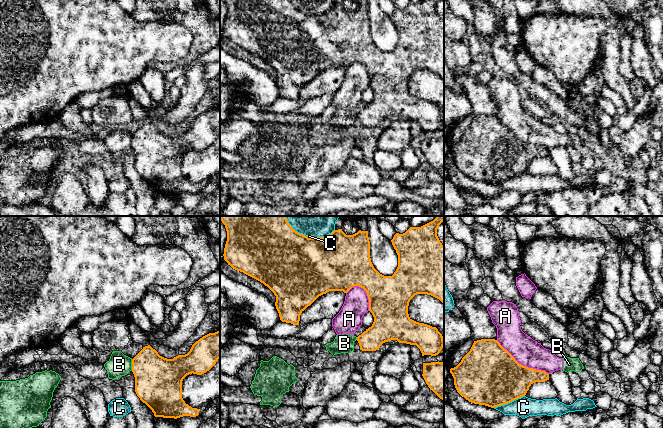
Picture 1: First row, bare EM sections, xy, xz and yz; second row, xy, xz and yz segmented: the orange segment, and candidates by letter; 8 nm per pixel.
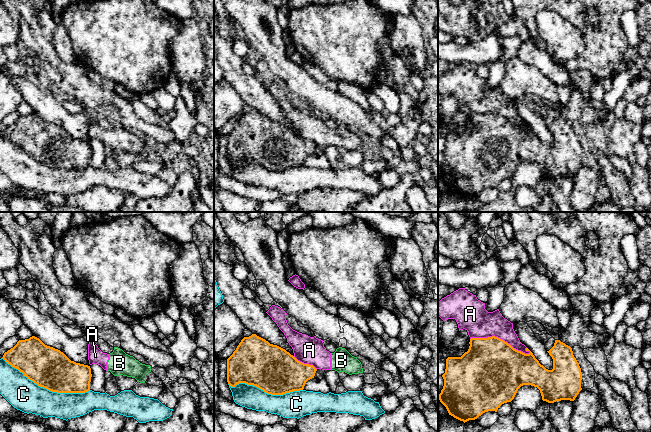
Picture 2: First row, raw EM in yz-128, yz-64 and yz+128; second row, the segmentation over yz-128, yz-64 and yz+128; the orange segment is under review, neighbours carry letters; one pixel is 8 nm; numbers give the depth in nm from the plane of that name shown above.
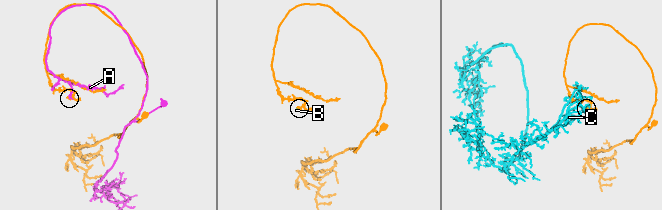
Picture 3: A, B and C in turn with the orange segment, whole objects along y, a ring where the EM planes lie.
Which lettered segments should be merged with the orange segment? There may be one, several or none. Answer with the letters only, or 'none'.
none

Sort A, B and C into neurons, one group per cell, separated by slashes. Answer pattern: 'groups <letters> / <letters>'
groups A B / C

